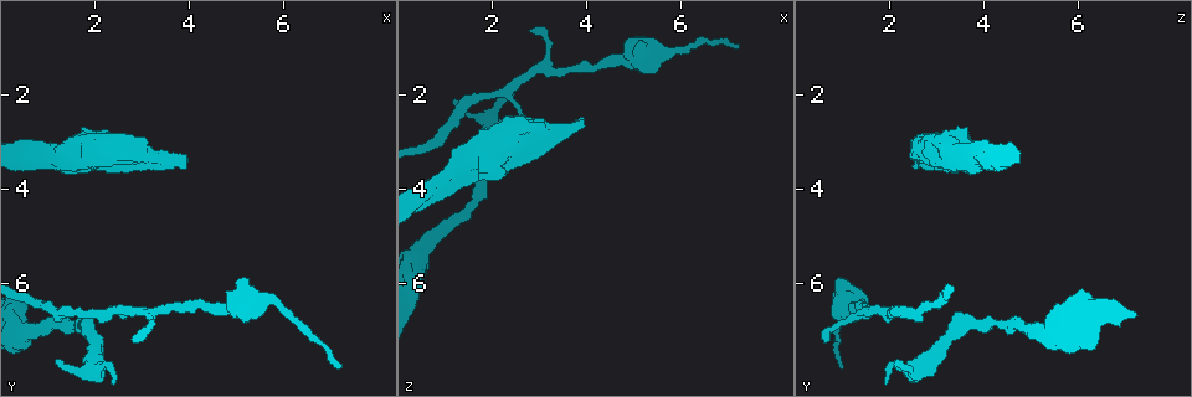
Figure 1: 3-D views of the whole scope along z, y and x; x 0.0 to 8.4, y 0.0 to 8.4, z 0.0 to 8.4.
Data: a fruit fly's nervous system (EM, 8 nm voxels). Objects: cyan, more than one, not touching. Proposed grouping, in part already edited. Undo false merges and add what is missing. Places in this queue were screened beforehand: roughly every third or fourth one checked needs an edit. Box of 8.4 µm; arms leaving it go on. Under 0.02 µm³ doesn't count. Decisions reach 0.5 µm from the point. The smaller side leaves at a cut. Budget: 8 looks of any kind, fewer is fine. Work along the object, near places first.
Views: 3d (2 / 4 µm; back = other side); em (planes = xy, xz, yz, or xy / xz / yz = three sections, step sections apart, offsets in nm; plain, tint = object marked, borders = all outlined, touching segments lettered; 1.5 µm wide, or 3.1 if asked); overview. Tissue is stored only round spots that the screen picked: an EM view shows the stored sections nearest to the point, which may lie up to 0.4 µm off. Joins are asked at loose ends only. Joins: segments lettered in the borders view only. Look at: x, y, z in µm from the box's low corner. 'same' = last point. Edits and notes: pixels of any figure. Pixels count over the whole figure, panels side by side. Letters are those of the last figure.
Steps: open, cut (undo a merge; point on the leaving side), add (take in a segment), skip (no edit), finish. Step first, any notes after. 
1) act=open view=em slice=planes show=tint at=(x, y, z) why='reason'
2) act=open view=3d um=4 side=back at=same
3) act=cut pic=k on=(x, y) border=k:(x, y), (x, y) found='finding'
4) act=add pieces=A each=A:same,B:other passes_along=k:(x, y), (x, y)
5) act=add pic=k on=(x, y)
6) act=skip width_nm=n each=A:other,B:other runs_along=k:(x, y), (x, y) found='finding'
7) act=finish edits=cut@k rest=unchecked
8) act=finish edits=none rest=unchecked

act=open view=em slice=planes show=borders at=(1.60, 6.80, 4.30) why='a narrow waist'

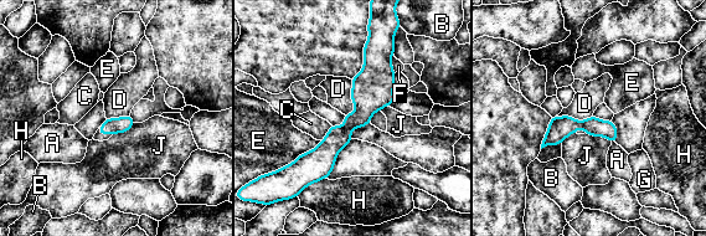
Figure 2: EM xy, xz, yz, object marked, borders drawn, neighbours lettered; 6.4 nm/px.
act=skip longest_contact=E:320nm each=A:other,B:other,C:other,D:other,E:other,F:other,G:other,H:other,J:other border=2:(350, 80), (355, 108), (344, 114) found='continuous, no second neuron'

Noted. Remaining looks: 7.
act=open view=em slice=xy step=4 show=tint at=(1.15, 7.70, 2.20) why='free end'

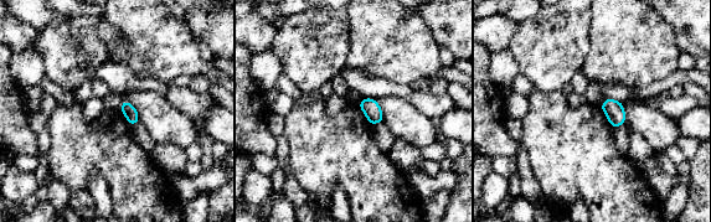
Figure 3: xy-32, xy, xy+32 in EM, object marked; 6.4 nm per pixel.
act=open view=em slice=planes show=borders at=same

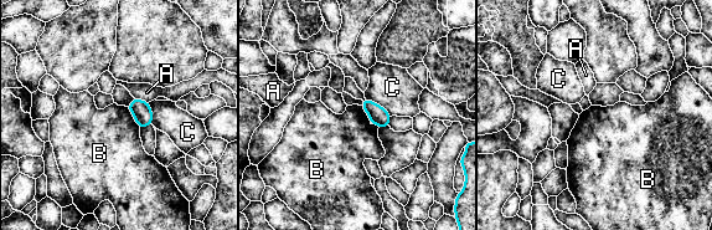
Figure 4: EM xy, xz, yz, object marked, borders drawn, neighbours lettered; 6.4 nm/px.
act=skip longest_contact=C:220nm each=A:other,B:other,C:other border=4:(127, 107), (139, 128) found='none of them fits'

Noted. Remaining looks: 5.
act=open view=em slice=yz step=4 show=borders at=(2.75, 7.20, 0.60)

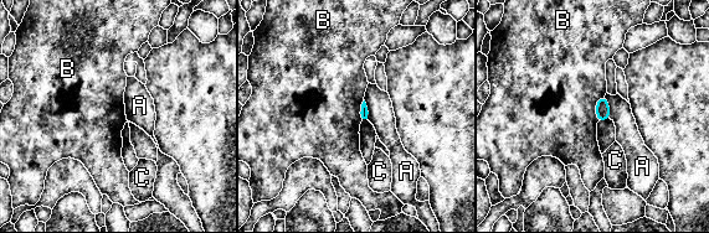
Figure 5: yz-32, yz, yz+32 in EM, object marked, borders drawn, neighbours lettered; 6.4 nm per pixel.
act=open view=em slice=planes show=borders at=same why='cut it another way'

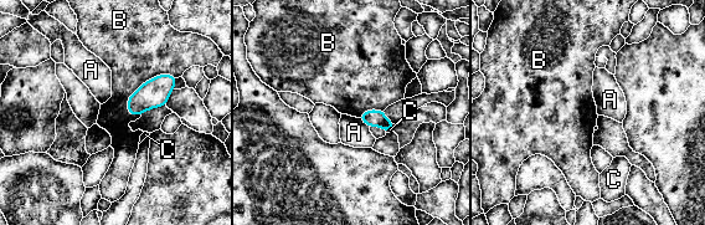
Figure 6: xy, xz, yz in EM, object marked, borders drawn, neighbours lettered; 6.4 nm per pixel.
act=skip longest_contact=B:400nm each=A:other,B:other,C:other border=6:(176, 77), (144, 81), (127, 111) found='no lettered segment goes on from it'

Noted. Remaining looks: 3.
act=finish edits=none rest=unchecked

